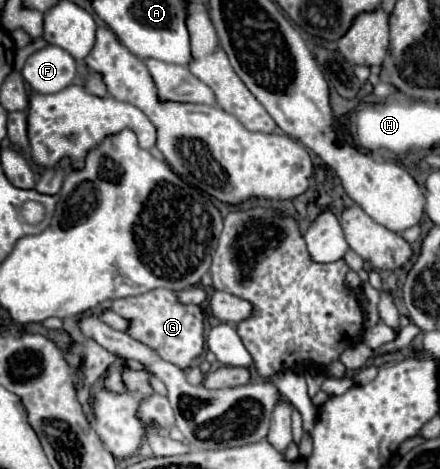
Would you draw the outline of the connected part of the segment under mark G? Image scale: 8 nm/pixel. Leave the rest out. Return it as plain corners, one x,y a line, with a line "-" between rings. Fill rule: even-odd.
152,289
150,293
114,299
114,313
124,317
130,325
126,333
144,345
150,345
164,361
178,365
178,369
188,369
194,359
204,351
204,313
198,305
182,305
178,295
170,289

